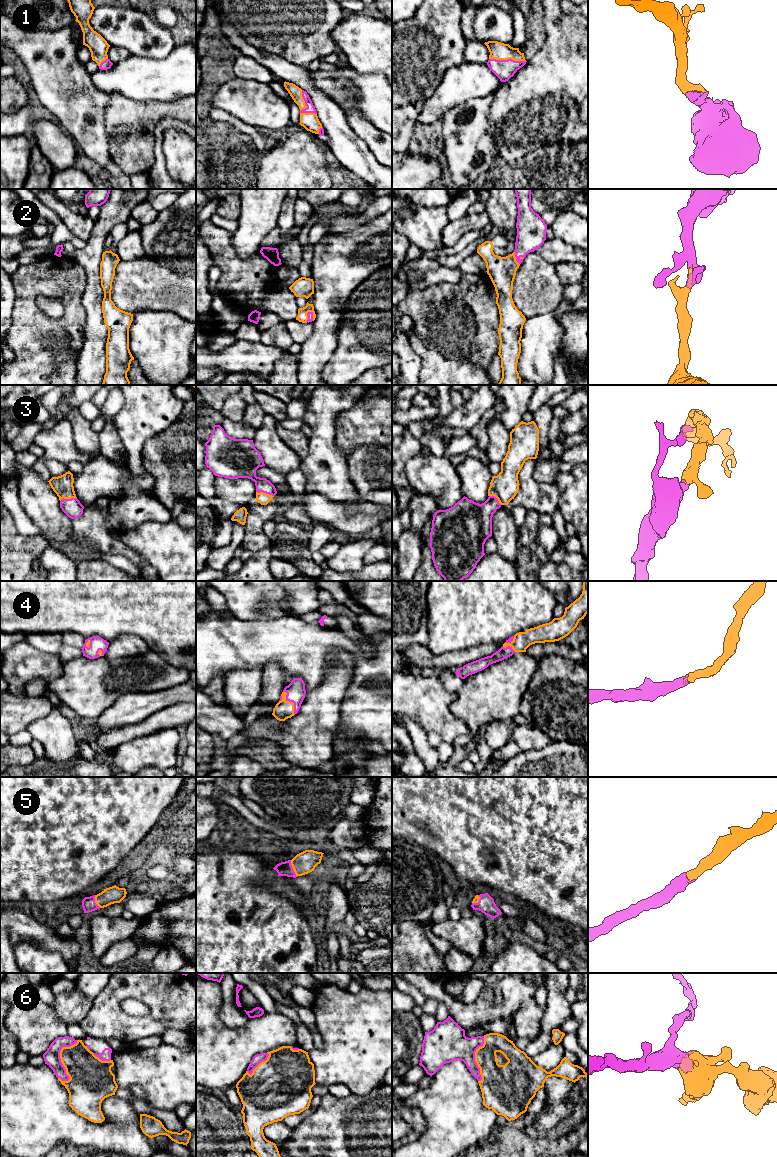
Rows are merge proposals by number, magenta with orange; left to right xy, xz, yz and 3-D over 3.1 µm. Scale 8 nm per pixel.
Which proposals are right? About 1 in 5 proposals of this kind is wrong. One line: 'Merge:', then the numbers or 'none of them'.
Merge: 1, 2, 3, 4, 5, 6

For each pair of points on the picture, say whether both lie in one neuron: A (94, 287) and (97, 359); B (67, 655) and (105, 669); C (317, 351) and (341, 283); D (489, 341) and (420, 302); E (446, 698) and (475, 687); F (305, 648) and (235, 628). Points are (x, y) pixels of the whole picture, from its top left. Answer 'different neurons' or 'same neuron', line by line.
A: same neuron
B: different neurons
C: same neuron
D: same neuron
E: different neurons
F: same neuron

